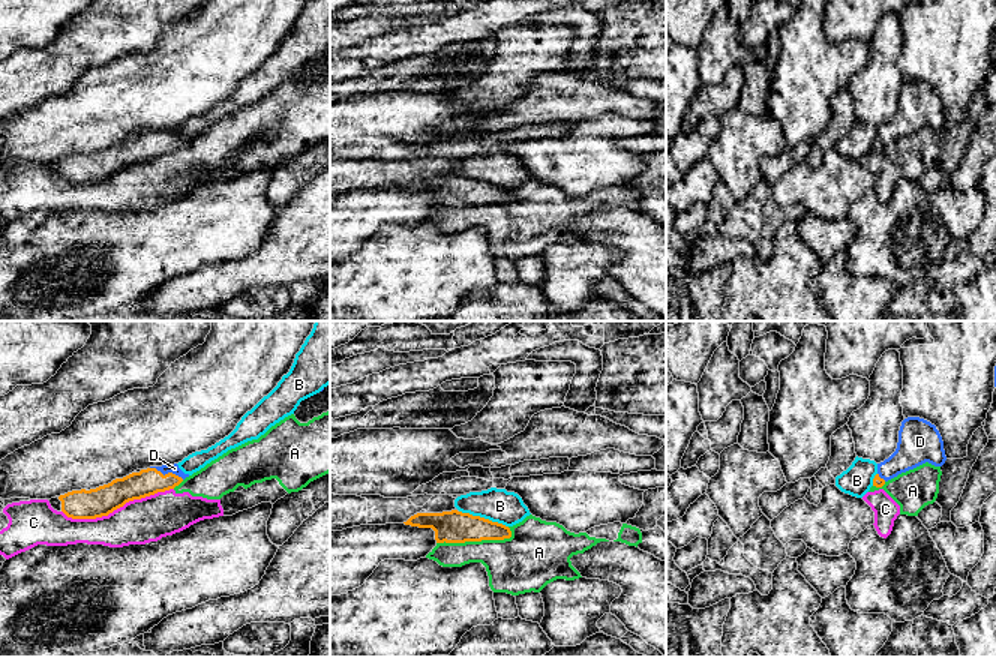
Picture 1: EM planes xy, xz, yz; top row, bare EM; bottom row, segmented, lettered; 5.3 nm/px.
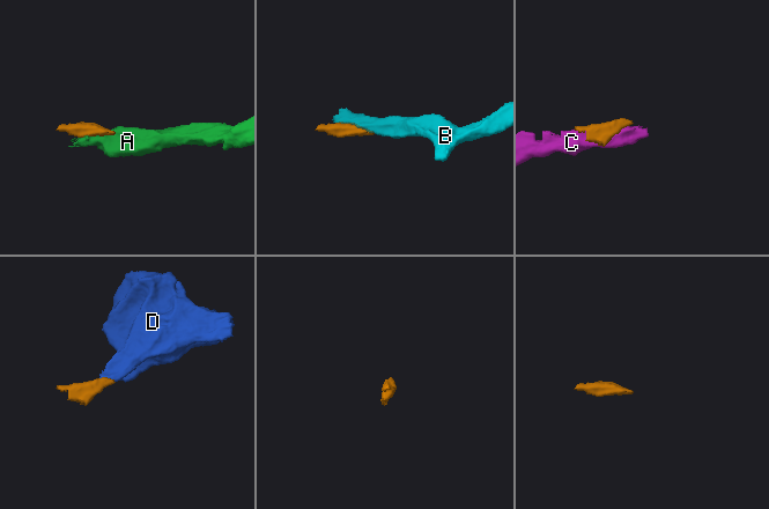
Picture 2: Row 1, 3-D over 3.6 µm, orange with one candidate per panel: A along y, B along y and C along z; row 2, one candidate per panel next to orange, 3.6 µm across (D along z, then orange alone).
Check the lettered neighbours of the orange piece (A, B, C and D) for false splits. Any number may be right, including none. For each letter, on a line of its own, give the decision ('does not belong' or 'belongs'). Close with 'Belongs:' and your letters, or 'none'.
A: does not belong
B: does not belong
C: does not belong
D: belongs
Belongs: D

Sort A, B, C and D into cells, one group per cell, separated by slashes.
A C / B / D

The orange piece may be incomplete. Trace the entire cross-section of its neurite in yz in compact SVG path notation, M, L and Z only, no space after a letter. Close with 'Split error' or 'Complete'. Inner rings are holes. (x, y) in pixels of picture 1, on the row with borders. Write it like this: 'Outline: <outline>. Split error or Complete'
Outline: M920 417L902 422L896 452L878 464L873 486L882 488L888 480L926 462L942 466L946 460L944 441L934 424Z. Split error

